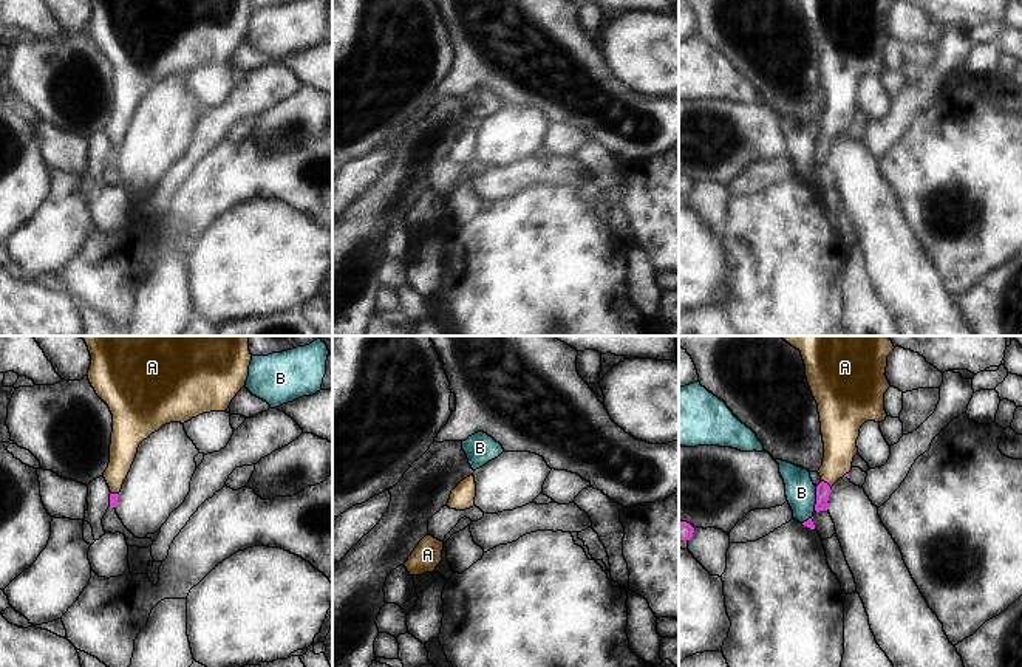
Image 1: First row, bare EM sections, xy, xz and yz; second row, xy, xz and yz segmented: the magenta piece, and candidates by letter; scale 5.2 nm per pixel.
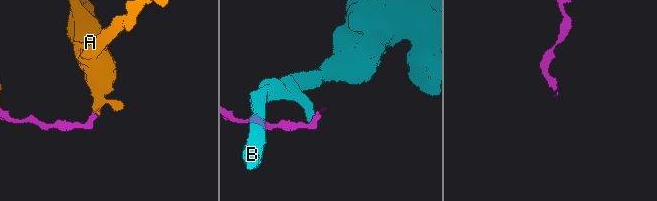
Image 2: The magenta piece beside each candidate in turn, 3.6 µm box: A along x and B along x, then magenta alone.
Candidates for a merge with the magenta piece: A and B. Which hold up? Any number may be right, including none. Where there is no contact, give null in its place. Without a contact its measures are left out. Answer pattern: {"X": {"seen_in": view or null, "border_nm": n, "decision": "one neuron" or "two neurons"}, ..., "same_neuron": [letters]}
{"A": {"seen_in": "yz", "border_nm": 70, "decision": "one neuron"}, "B": {"seen_in": "yz", "border_nm": 130, "decision": "two neurons"}, "same_neuron": ["A"]}

